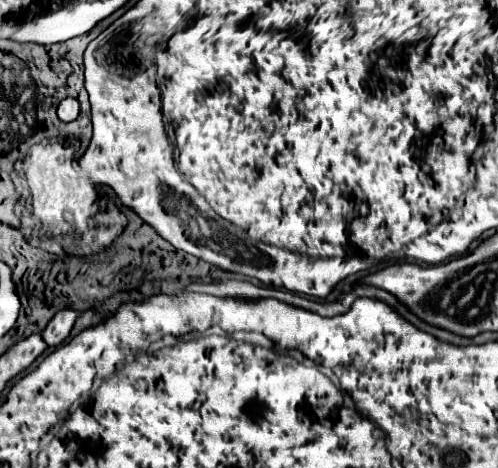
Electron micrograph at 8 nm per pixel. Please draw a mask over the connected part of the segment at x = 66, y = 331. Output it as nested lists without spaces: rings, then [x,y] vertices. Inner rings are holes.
[[[62,309],[58,311],[52,321],[46,325],[46,329],[42,331],[42,339],[46,341],[48,347],[58,347],[72,331],[72,325],[76,321],[76,311],[72,309]]]

